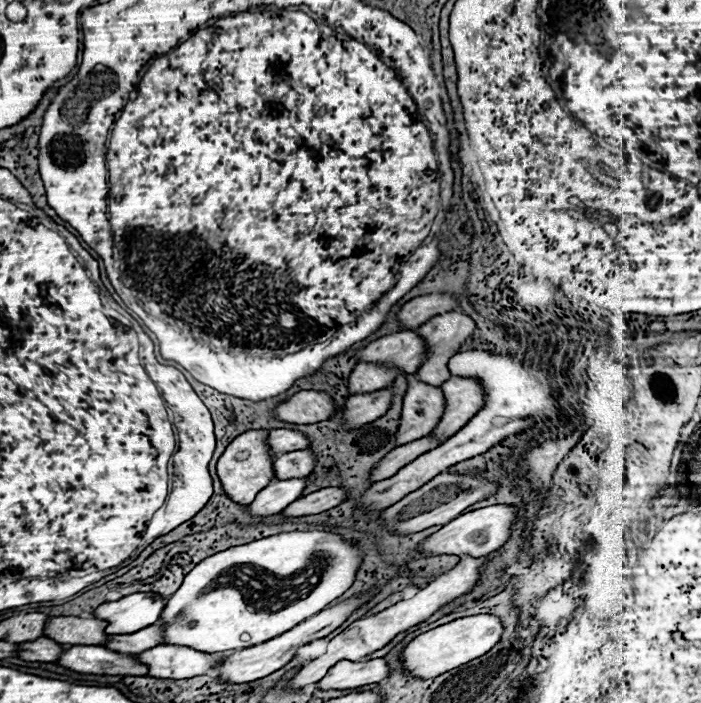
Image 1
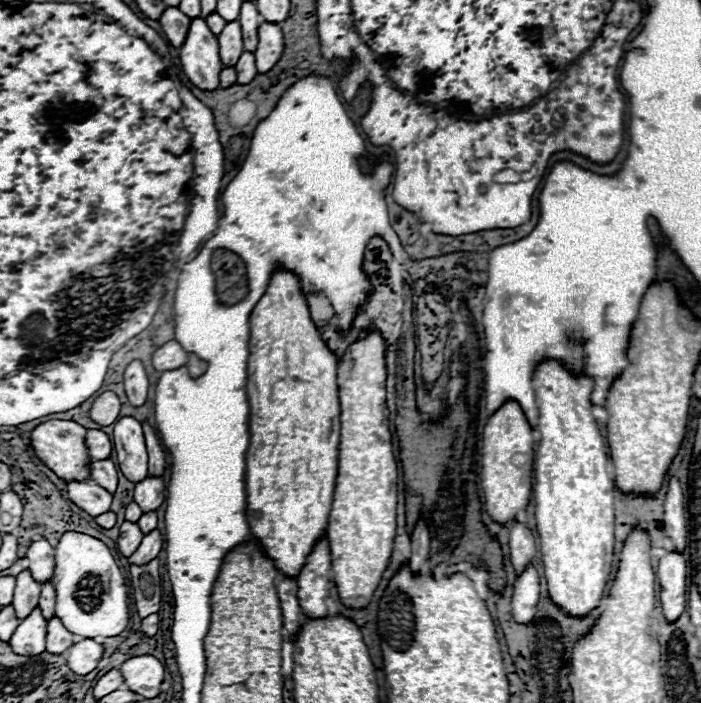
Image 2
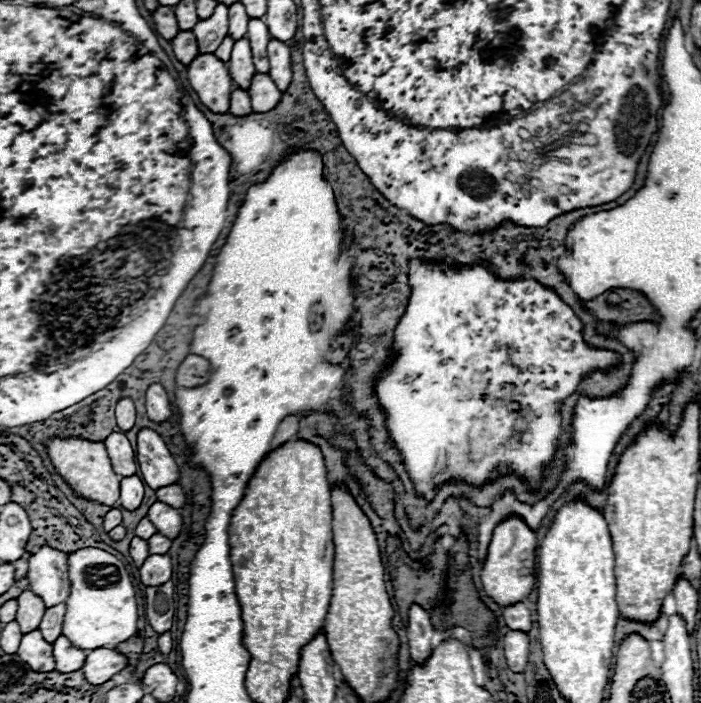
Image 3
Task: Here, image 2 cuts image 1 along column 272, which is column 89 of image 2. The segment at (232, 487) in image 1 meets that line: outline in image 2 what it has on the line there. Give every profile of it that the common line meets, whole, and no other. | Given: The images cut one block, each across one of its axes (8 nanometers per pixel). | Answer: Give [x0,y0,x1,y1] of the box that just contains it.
[30,420,90,482]

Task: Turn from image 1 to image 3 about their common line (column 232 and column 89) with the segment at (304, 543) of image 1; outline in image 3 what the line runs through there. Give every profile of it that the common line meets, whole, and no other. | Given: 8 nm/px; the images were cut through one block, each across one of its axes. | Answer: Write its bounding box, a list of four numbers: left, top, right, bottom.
[62,548,138,650]

